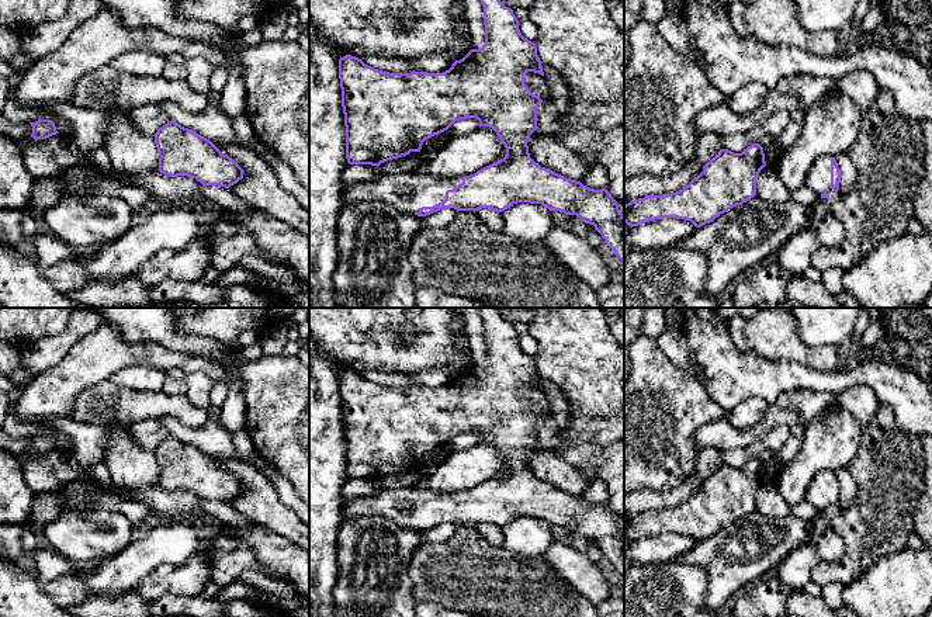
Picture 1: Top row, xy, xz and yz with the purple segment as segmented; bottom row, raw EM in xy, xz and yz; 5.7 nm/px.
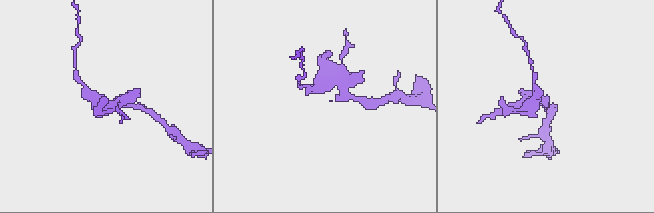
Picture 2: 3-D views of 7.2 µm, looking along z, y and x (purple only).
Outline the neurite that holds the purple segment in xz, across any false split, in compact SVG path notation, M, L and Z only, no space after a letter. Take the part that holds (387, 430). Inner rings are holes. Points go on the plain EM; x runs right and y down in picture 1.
M481 308L485 360L471 364L443 388L389 388L346 370L339 374L342 422L346 441L346 474L349 479L380 481L410 467L420 467L426 454L447 446L455 436L477 433L492 443L506 462L506 469L471 491L436 493L429 489L380 489L343 507L343 519L385 517L402 528L426 531L443 523L502 527L517 517L541 519L551 526L576 530L602 550L611 566L624 576L624 530L606 505L593 505L541 482L529 468L527 455L537 441L537 422L543 415L524 399L524 389L544 391L534 357L524 353L513 325L499 315L500 308Z

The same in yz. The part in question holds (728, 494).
M759 458L741 468L721 464L683 505L647 510L626 519L624 537L633 543L655 534L676 533L700 543L753 513L756 493L765 481Z

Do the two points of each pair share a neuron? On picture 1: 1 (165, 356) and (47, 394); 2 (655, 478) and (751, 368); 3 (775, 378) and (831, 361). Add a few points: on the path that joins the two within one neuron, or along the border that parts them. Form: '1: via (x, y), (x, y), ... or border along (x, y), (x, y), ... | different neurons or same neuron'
1: via (135, 354), (99, 354), (76, 371) | same neuron
2: border along (699, 380), (707, 394), (728, 412) | different neurons
3: border along (779, 361), (797, 361), (820, 370), (838, 367) | different neurons

